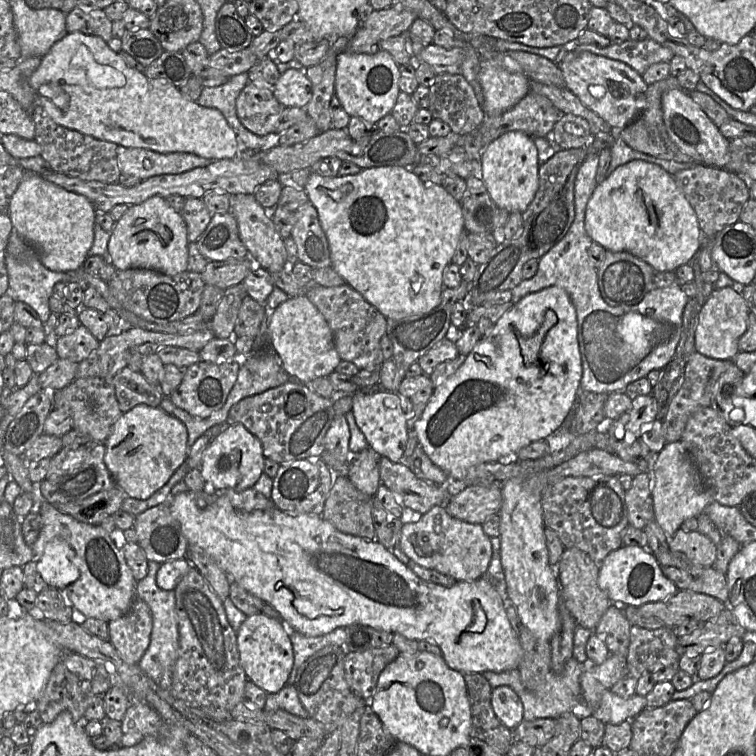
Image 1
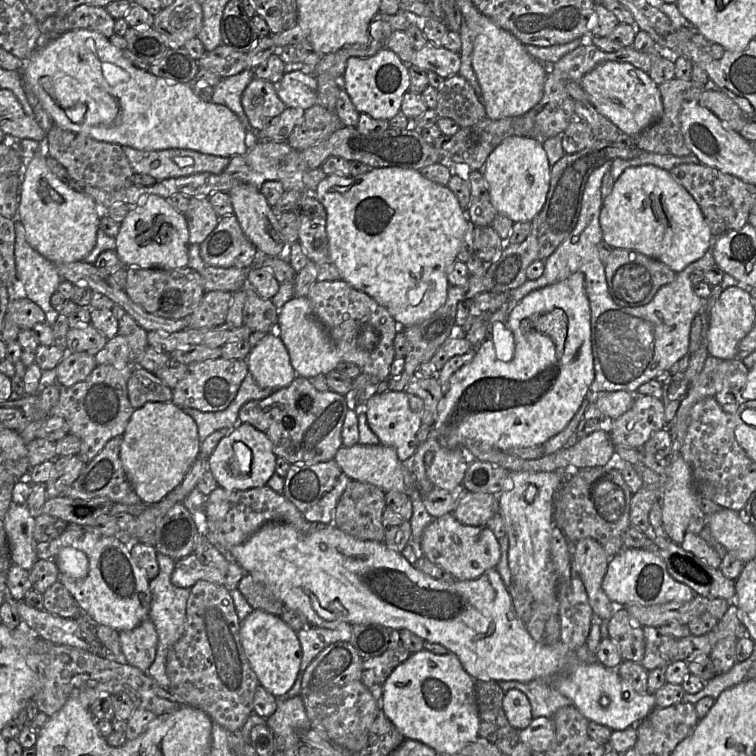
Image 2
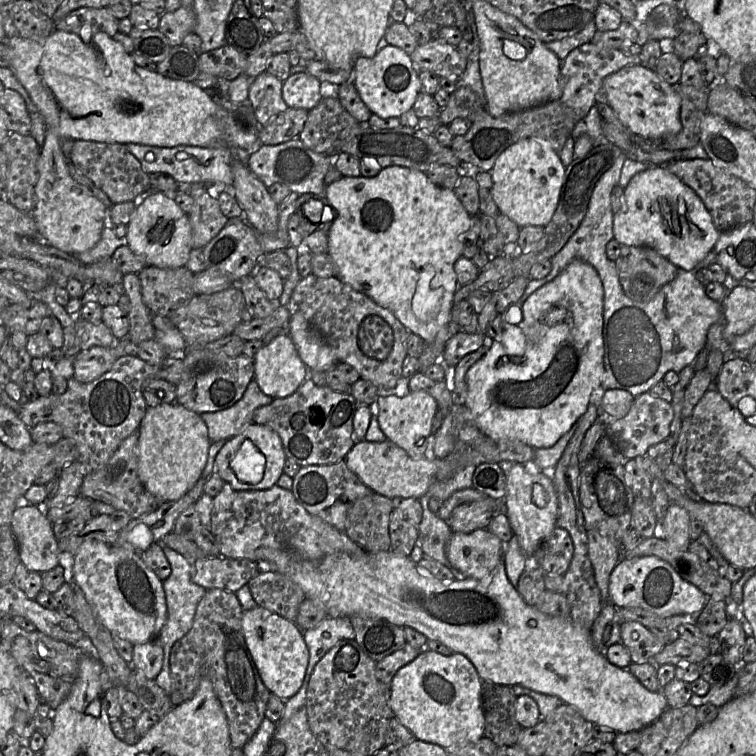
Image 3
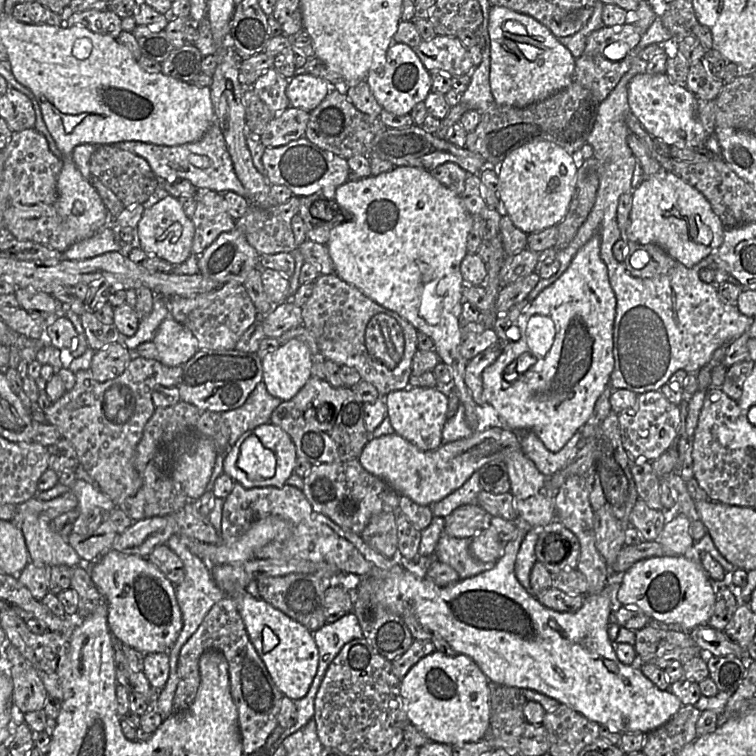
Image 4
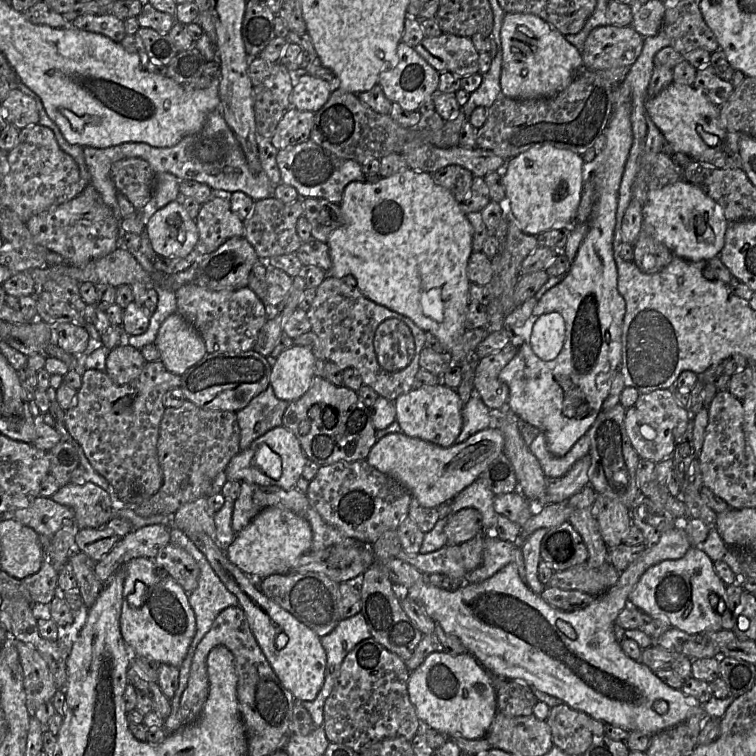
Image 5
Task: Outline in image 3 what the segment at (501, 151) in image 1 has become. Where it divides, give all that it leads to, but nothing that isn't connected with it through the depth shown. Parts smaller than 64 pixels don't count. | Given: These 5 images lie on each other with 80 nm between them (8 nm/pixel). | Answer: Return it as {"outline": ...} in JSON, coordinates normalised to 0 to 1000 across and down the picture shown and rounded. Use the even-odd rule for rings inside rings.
{"outline":[[[697,183],[676,192],[661,204],[648,226],[652,263],[660,280],[688,302],[722,299],[737,274],[747,222],[738,201],[717,183]]]}

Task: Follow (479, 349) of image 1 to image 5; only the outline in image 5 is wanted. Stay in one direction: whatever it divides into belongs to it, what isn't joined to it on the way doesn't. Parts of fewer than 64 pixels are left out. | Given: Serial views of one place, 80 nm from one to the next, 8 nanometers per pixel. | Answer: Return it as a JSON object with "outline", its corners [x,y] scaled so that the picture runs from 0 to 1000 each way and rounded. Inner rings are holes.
{"outline":[[[813,136],[800,192],[784,213],[787,267],[779,288],[779,306],[745,370],[728,381],[706,406],[690,433],[690,455],[684,468],[660,495],[660,501],[673,512],[673,540],[688,554],[718,573],[726,597],[735,604],[746,603],[767,578],[776,574],[795,545],[810,504],[819,492],[828,399],[816,382],[817,360],[811,315],[819,250],[833,204],[841,204],[844,209],[847,206],[847,184],[836,179],[835,139]]]}

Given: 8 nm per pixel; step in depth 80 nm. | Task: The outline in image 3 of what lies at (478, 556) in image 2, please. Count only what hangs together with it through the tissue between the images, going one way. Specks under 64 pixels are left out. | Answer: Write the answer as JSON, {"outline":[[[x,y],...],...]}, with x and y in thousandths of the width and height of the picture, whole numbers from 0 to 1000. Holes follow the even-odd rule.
{"outline":[[[647,700],[622,705],[599,704],[590,722],[590,734],[608,763],[636,766],[665,738],[665,717]]]}

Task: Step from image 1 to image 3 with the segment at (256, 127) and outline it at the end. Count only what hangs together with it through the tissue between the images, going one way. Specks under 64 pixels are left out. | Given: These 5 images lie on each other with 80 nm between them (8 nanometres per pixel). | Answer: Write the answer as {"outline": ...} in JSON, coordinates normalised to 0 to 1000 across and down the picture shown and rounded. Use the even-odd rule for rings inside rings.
{"outline":[[[349,95],[340,101],[329,116],[328,134],[332,136],[343,168],[381,144],[373,128],[374,107]]]}

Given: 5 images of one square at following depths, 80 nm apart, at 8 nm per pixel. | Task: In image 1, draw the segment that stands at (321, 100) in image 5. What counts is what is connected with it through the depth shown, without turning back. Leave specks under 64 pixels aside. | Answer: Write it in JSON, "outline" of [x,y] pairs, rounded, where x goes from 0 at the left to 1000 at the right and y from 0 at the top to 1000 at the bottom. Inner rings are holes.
{"outline":[[[381,91],[360,115],[361,124],[374,142],[401,143],[413,130],[413,111],[402,93]]]}

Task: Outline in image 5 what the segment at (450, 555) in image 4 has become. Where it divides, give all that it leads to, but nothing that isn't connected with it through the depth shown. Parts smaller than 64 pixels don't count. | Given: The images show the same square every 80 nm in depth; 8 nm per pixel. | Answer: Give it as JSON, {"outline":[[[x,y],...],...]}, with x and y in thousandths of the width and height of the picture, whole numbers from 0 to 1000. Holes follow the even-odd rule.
{"outline":[[[648,708],[648,712],[640,718],[638,745],[614,762],[612,771],[639,770],[672,745],[681,745],[685,751],[687,762],[694,766],[694,746],[690,722]]]}

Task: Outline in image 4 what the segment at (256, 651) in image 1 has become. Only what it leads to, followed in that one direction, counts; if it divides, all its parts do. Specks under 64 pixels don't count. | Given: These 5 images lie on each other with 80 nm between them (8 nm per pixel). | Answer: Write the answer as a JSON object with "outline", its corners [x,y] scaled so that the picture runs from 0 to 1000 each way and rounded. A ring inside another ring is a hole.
{"outline":[[[324,778],[303,782],[298,787],[304,788],[311,795],[329,845],[366,910],[377,922],[388,927],[402,923],[409,915],[422,881],[422,860],[415,848],[414,837],[347,792],[335,790]]]}

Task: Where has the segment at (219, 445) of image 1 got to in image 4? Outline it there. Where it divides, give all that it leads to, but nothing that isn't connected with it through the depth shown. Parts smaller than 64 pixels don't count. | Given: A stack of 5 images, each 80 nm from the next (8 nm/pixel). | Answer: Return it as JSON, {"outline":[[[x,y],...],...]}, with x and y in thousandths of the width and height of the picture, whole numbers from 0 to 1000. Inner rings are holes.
{"outline":[[[354,560],[327,570],[303,591],[296,601],[295,626],[324,646],[372,646],[389,626],[392,608],[392,593],[385,578],[369,563]]]}

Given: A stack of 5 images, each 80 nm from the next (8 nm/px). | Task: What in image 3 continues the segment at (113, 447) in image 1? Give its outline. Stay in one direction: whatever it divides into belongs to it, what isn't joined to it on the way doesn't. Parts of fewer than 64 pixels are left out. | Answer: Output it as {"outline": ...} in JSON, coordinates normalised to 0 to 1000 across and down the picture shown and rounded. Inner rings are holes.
{"outline":[[[230,532],[196,538],[183,565],[183,630],[192,647],[214,664],[233,663],[265,634],[279,583],[266,548]]]}

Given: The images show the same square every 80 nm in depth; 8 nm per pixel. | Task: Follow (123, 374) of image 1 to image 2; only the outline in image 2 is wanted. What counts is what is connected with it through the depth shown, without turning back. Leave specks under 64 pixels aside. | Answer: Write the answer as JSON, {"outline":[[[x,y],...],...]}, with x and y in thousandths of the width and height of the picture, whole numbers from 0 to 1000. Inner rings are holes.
{"outline":[[[180,485],[168,505],[172,533],[177,541],[194,532],[226,532],[229,515],[194,489]]]}

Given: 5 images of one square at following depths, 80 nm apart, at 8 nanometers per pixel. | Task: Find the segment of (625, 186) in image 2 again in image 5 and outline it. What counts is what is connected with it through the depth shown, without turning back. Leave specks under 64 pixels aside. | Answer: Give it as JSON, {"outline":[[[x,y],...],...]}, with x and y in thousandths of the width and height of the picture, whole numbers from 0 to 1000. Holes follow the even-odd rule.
{"outline":[[[899,237],[889,243],[856,254],[854,265],[849,274],[851,303],[866,316],[882,325],[892,337],[910,345],[938,345],[951,337],[959,324],[959,308],[966,295],[960,290],[956,276],[927,249]]]}

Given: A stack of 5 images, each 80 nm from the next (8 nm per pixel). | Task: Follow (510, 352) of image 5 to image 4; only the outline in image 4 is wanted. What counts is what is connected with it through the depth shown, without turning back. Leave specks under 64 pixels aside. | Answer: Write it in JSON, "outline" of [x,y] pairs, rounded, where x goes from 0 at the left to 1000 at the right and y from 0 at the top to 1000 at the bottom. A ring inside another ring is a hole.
{"outline":[[[657,454],[618,478],[615,487],[615,508],[622,516],[624,526],[631,536],[643,534],[639,522],[639,491],[655,479],[663,464],[664,456]]]}

